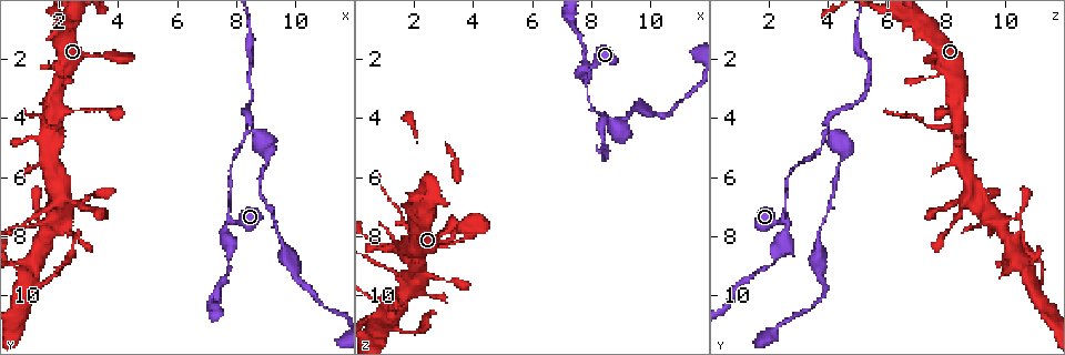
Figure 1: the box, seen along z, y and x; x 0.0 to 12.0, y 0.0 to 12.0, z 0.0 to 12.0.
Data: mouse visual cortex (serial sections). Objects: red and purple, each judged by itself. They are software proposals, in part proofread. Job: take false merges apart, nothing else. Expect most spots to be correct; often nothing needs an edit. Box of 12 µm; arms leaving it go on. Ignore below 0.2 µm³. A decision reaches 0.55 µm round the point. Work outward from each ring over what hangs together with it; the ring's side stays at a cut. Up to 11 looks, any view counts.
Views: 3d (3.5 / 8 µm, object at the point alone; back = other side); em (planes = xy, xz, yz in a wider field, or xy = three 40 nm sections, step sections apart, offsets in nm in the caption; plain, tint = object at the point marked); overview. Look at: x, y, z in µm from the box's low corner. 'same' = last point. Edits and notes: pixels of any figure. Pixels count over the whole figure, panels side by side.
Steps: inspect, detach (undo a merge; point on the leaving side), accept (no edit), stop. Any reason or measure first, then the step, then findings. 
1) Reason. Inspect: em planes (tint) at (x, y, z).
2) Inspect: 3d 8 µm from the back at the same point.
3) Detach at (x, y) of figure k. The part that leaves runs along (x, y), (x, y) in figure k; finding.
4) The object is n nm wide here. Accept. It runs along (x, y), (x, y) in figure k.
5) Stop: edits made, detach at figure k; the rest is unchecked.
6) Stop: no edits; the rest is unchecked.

Three-way junction. Inspect: 3d 3.5 µm at (7.8, 6.9, 2.6).

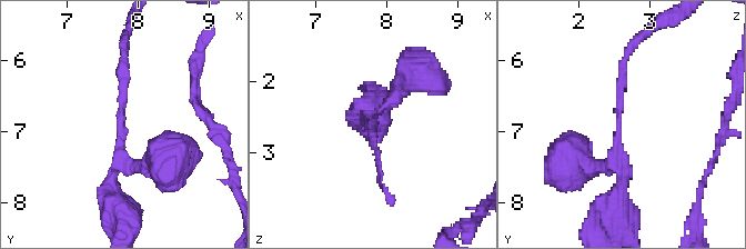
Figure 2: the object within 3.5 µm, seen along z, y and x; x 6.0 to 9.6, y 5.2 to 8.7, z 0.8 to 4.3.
Shape alone is not enough. Inspect: em xy step 2 (tint) at (7.75, 6.90, 2.55).

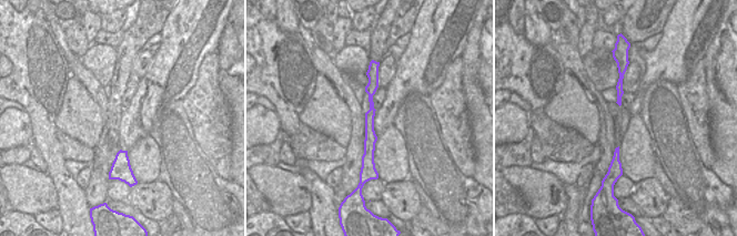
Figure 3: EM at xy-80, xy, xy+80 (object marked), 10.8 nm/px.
Accept. It runs along (588, 165), (614, 161), (628, 51) in figure 2; all the same cell.

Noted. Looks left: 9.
Thin arm on a thick one. Inspect: 3d 8 µm at (8.3, 4.5, 3.9).

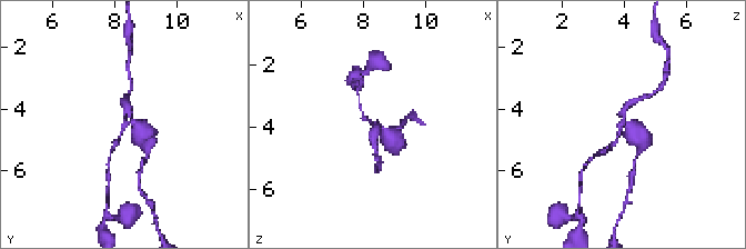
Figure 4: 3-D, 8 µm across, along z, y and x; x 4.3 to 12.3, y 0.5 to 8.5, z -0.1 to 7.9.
3 arms meet here; the arms are 150, 200, 600 nm wide. Inspect: em xy step 3 (tint) at (8.4, 4.5, 3.9).

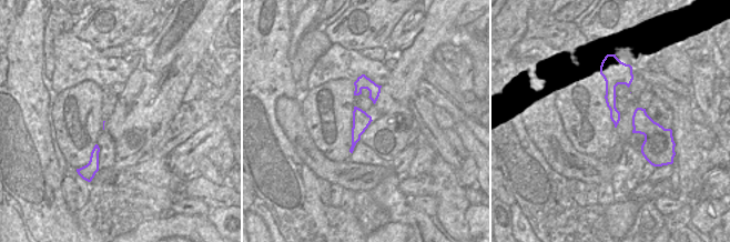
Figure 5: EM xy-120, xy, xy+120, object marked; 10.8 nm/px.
Accept. It runs along (608, 74), (610, 103), (616, 120) in figure 5; all the same cell.

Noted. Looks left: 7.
Three-way junction. Inspect: 3d 3.5 µm at (2.1, 6.7, 8.7).

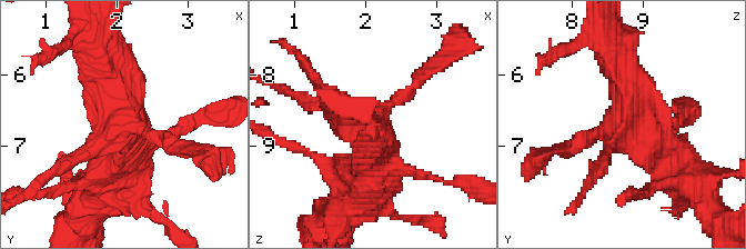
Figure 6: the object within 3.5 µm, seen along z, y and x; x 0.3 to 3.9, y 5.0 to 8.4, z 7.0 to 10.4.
Inspect: em xy step 5 (tint) at (2.00, 6.75, 8.65).

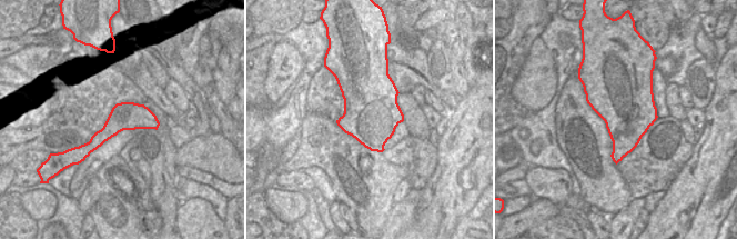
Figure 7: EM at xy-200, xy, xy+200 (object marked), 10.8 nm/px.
Accept. It runs along (155, 122), (118, 121), (87, 147) in figure 7; continuous, no second cell.

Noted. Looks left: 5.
Sudden change in width. Inspect: 3d 3.5 µm from the back at (7.7, 9.0, 1.9).

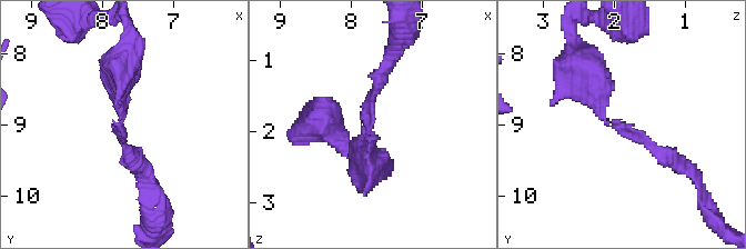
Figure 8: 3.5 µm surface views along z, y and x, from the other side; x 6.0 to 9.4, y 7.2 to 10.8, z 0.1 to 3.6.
The arms are 150, 400 nm wide. Inspect: em planes (tint) at (7.75, 9.05, 2.05).

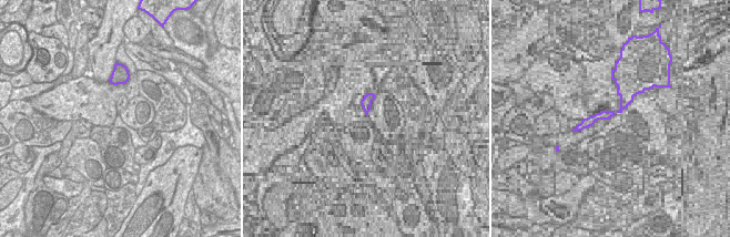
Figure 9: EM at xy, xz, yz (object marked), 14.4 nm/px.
Accept. It runs along (578, 62), (607, 125), (673, 161) in figure 8; all the same cell.

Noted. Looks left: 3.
Stop: no edits; the rest is unchecked.

